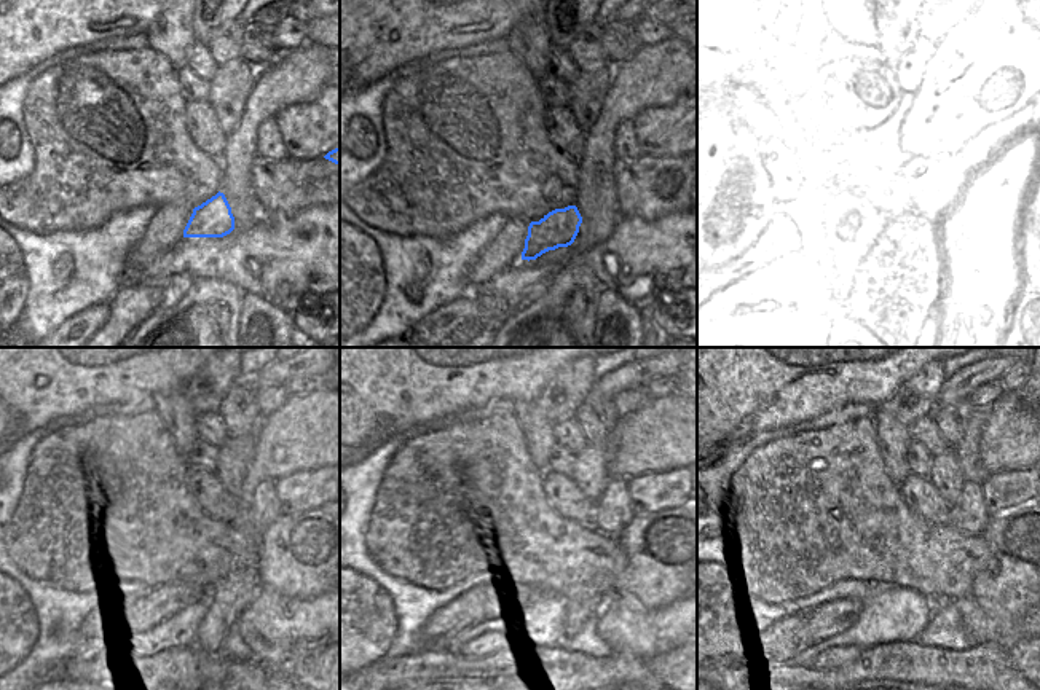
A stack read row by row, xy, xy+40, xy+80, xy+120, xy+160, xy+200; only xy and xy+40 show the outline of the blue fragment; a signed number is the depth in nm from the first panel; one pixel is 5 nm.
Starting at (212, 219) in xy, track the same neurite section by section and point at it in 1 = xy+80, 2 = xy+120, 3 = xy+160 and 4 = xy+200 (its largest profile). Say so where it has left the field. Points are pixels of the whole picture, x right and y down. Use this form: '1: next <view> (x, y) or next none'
1: next xy+80 (879, 243)
2: next xy+120 (160, 603)
3: next xy+160 (490, 609)
4: next xy+200 (831, 617)

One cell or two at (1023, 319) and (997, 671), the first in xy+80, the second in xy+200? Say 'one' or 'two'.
two

